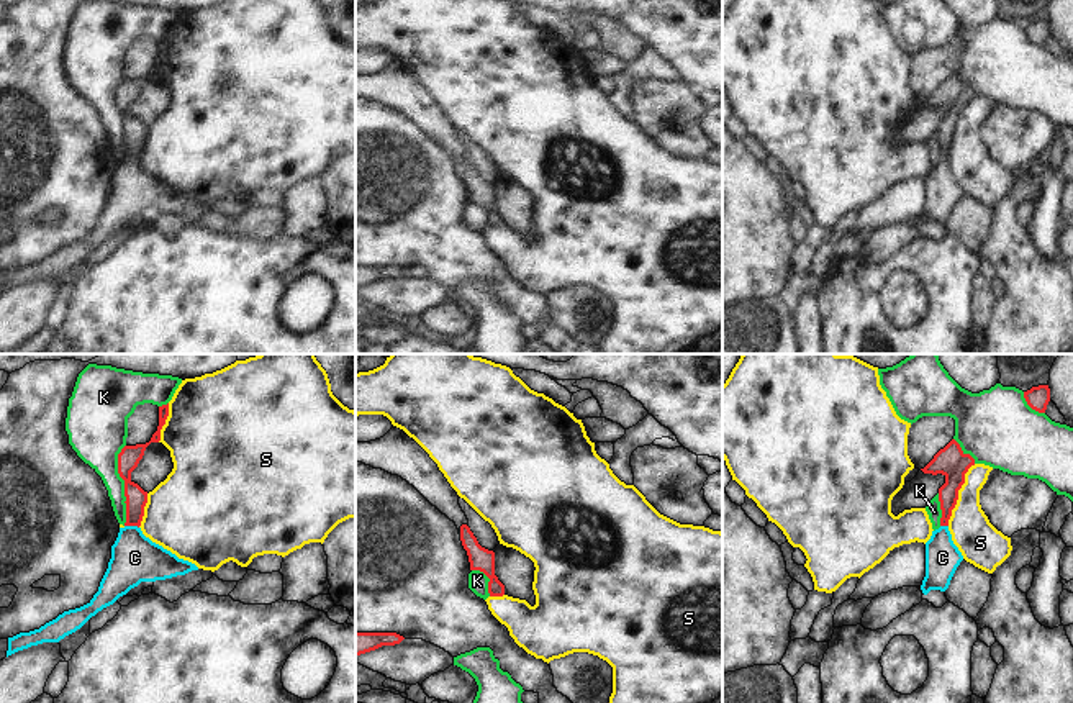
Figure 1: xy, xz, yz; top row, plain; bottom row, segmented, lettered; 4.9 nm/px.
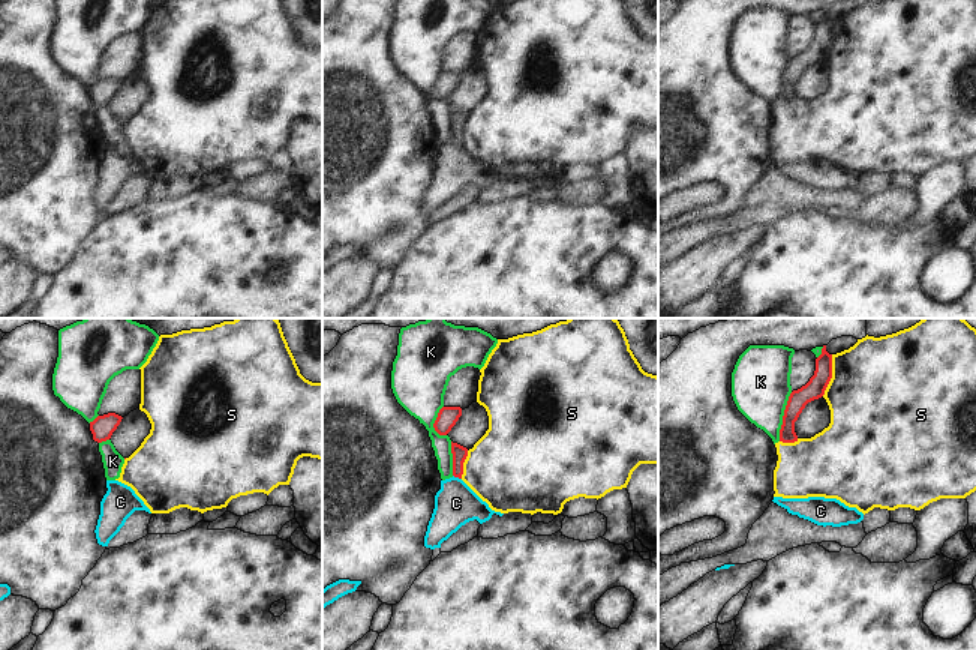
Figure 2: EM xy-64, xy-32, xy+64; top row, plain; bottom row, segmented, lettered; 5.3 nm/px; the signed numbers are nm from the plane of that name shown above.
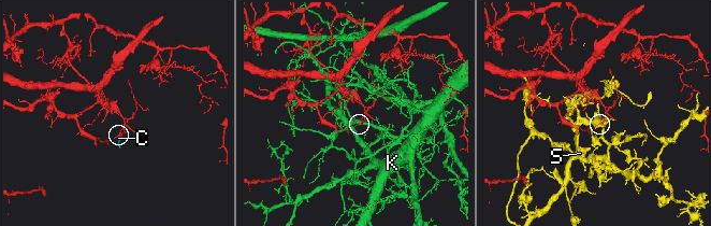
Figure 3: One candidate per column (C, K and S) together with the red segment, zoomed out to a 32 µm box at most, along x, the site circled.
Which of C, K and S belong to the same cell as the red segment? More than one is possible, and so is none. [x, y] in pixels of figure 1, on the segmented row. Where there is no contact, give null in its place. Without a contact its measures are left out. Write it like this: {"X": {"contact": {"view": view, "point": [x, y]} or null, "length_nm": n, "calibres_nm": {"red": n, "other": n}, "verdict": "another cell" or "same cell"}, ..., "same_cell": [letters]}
{"C": {"contact": {"view": "xy", "point": [131, 525]}, "length_nm": 70, "calibres_nm": {"red": 110, "other": 240}, "verdict": "same cell"}, "K": {"contact": {"view": "xy", "point": [125, 485]}, "length_nm": 400, "calibres_nm": {"red": 110, "other": 220}, "verdict": "another cell"}, "S": {"contact": {"view": "yz", "point": [957, 494]}, "length_nm": 340, "calibres_nm": {"red": 150, "other": 200}, "verdict": "another cell"}, "same_cell": ["C"]}

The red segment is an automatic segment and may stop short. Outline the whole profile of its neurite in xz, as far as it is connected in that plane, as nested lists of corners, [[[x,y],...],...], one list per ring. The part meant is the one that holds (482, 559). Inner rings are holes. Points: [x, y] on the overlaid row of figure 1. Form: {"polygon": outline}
{"polygon": [[[467,524],[460,526],[460,541],[467,551],[470,570],[480,570],[490,578],[490,596],[503,596],[505,585],[495,575],[495,552],[482,547]]]}

